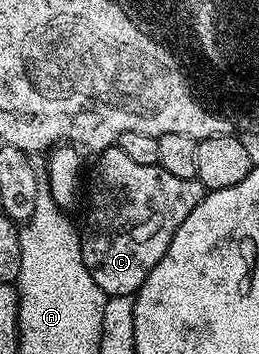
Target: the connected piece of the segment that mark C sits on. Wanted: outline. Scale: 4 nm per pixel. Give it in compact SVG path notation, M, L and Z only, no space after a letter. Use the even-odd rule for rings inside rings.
M119 144L108 149L99 150L96 166L92 169L92 178L87 178L88 214L84 217L84 229L80 233L80 250L86 263L86 271L90 271L90 279L98 283L98 287L108 297L132 297L142 287L142 283L154 271L154 267L166 255L170 243L174 239L174 231L186 223L186 215L198 207L204 198L205 188L196 179L178 179L178 175L170 175L161 165L143 165L134 163L120 149Z

